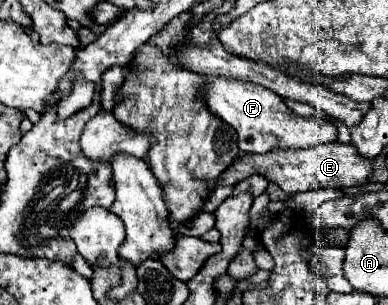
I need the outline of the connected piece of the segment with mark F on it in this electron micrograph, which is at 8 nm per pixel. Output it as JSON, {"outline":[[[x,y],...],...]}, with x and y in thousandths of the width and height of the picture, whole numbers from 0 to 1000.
{"outline":[[[541,256],[526,289],[526,328],[546,374],[588,400],[613,433],[619,498],[665,498],[686,505],[701,492],[768,492],[768,485],[809,485],[840,466],[871,466],[871,426],[856,400],[835,387],[778,387],[737,354],[732,328],[660,275],[629,275],[613,262],[582,256]]]}

